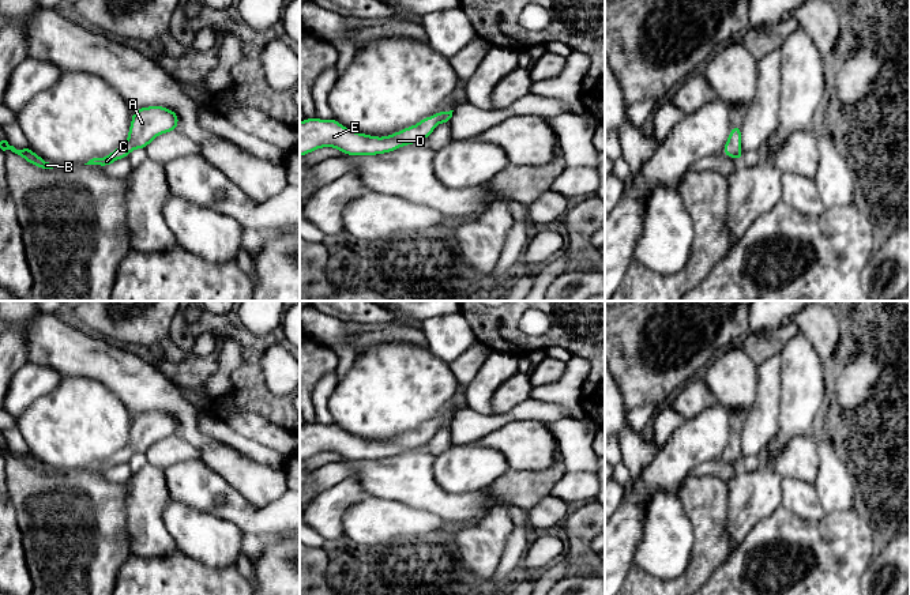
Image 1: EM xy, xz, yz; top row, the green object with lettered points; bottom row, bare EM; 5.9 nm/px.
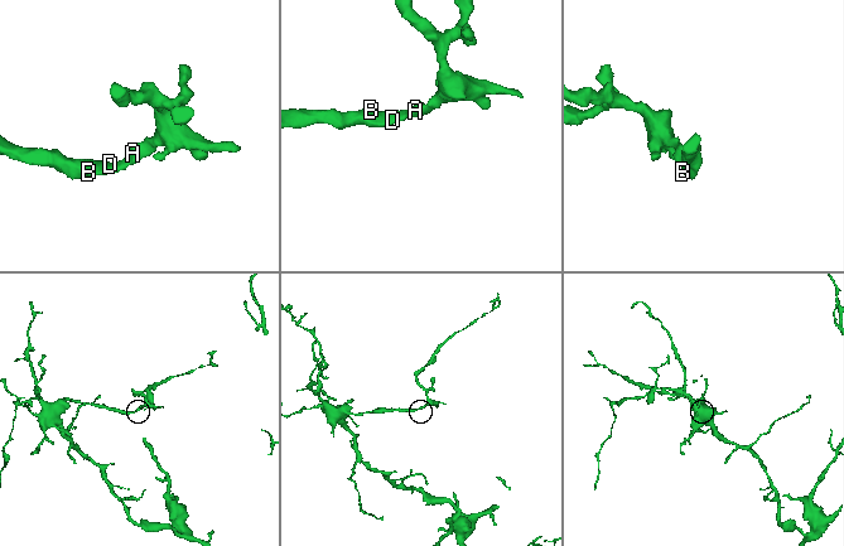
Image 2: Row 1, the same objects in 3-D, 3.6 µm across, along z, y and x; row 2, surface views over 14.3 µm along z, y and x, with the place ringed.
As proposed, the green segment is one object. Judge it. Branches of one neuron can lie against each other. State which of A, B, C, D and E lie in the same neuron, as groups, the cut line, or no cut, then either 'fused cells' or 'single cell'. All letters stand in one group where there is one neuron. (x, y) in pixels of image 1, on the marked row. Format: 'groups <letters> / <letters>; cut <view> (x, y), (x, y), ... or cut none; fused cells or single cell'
groups A B C D E; cut none; single cell

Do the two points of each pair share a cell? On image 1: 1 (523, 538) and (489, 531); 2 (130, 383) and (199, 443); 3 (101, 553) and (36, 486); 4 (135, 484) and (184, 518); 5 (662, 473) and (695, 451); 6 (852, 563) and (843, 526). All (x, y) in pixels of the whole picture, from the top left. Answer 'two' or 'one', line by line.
1: two
2: one
3: one
4: two
5: one
6: one

